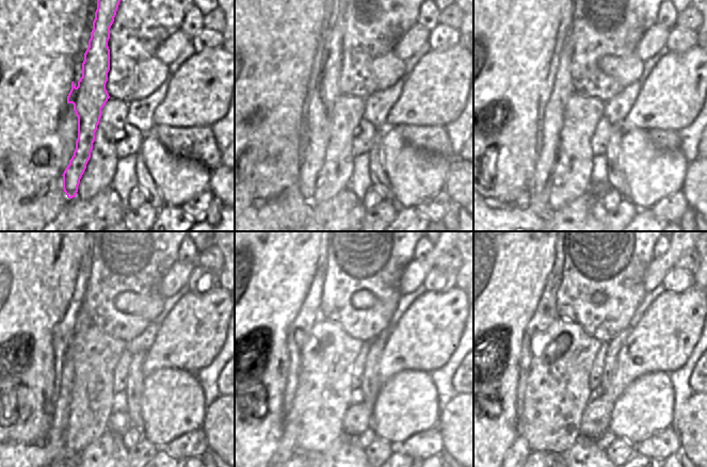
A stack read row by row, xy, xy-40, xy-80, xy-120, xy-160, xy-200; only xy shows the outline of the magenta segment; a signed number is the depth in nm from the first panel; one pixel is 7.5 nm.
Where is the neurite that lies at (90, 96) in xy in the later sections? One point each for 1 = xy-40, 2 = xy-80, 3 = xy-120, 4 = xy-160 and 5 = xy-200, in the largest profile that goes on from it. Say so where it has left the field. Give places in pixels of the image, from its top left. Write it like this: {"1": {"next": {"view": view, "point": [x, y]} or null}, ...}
{"1": {"next": {"view": "xy-40", "point": [323, 92]}}, "2": {"next": {"view": "xy-80", "point": [550, 123]}}, "3": {"next": {"view": "xy-120", "point": [61, 413]}}, "4": {"next": {"view": "xy-160", "point": [287, 448]}}, "5": {"next": {"view": "xy-200", "point": [519, 448]}}}

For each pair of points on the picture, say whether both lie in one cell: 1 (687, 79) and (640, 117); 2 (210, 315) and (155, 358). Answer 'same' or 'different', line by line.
1: same
2: same

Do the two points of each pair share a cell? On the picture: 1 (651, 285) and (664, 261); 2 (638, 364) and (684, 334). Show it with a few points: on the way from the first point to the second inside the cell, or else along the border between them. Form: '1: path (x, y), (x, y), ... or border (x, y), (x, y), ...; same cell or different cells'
1: path (652, 279), (659, 267); same cell
2: path (649, 352), (668, 334), (672, 334); same cell

